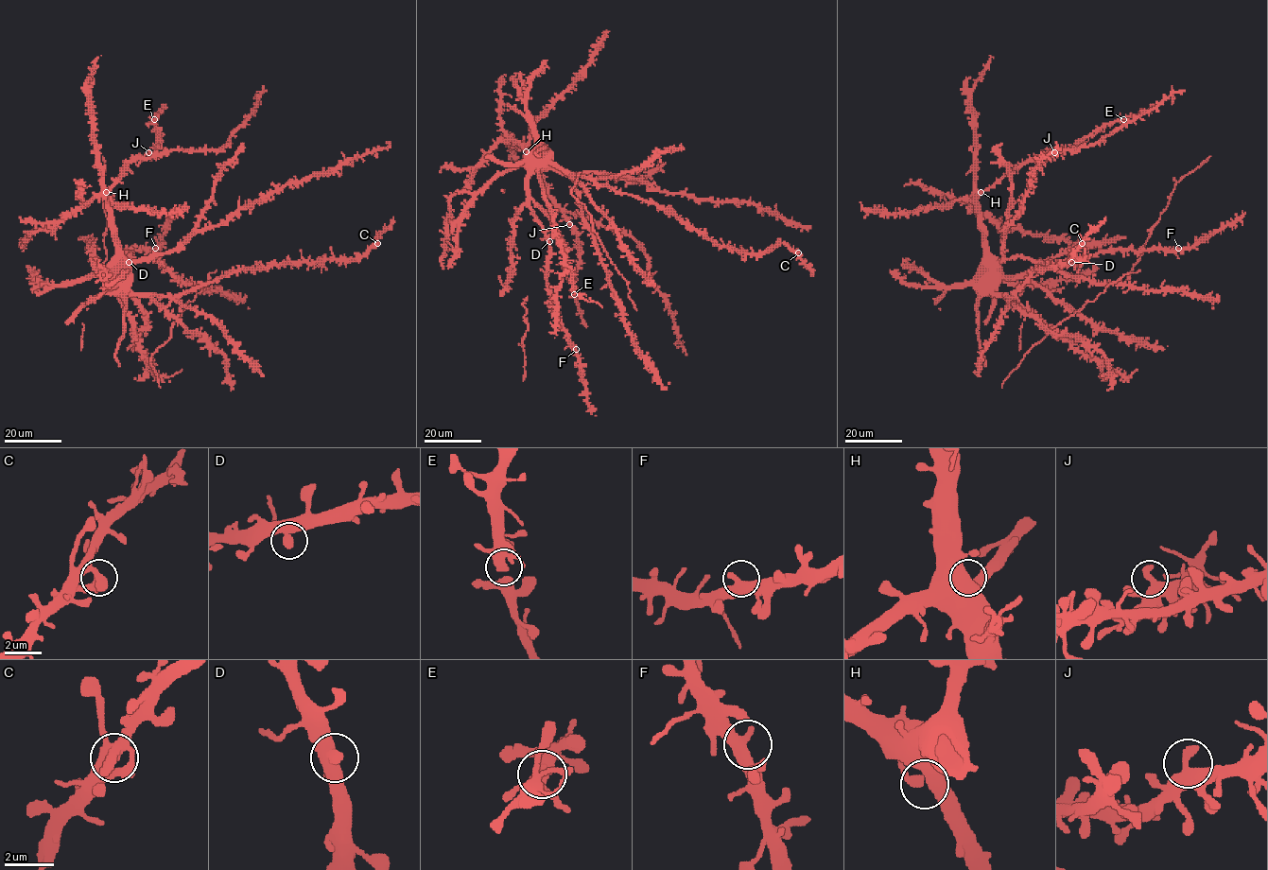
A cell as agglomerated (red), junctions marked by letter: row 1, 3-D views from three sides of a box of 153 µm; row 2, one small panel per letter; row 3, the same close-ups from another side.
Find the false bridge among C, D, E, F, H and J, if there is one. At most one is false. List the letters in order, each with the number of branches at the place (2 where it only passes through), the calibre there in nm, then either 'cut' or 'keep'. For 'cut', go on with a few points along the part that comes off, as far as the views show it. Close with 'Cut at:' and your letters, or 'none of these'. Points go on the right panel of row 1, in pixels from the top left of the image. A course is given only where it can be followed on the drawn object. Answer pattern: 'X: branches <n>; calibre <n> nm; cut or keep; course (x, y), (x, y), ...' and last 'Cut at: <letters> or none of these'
C: branches 2; calibre 360 nm; keep
D: branches 2; calibre 440 nm; keep
E: branches 2; calibre 400 nm; keep
F: branches 2; calibre 480 nm; keep
H: branches 2; calibre 400 nm; keep
J: branches 2; calibre 420 nm; keep
Cut at: none of these

